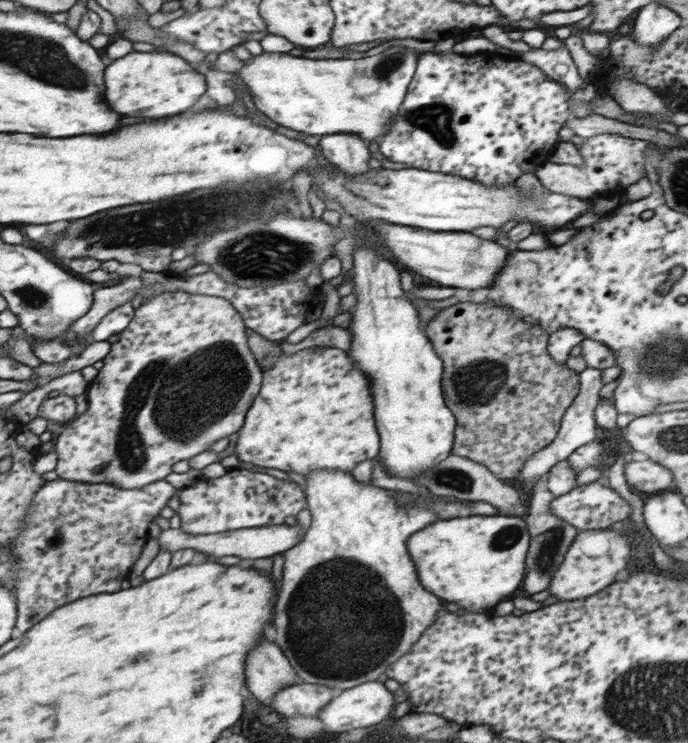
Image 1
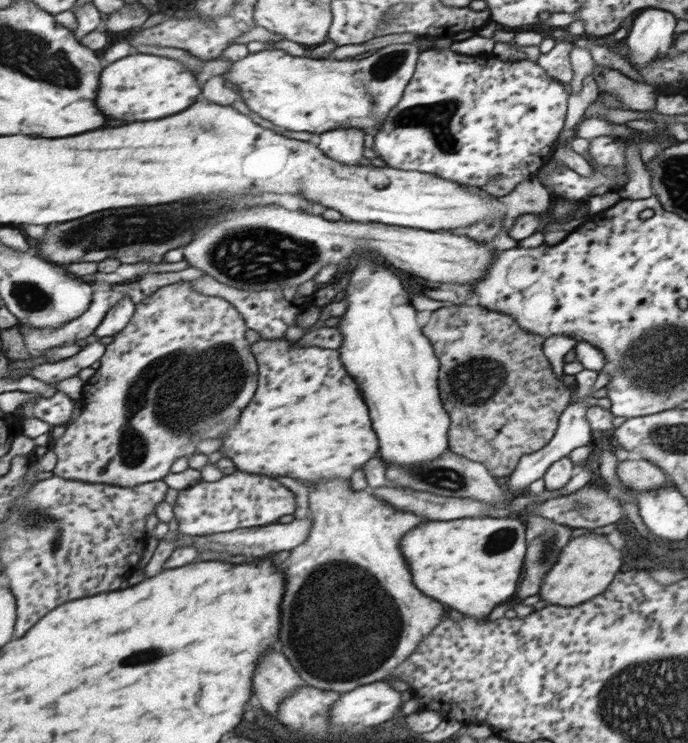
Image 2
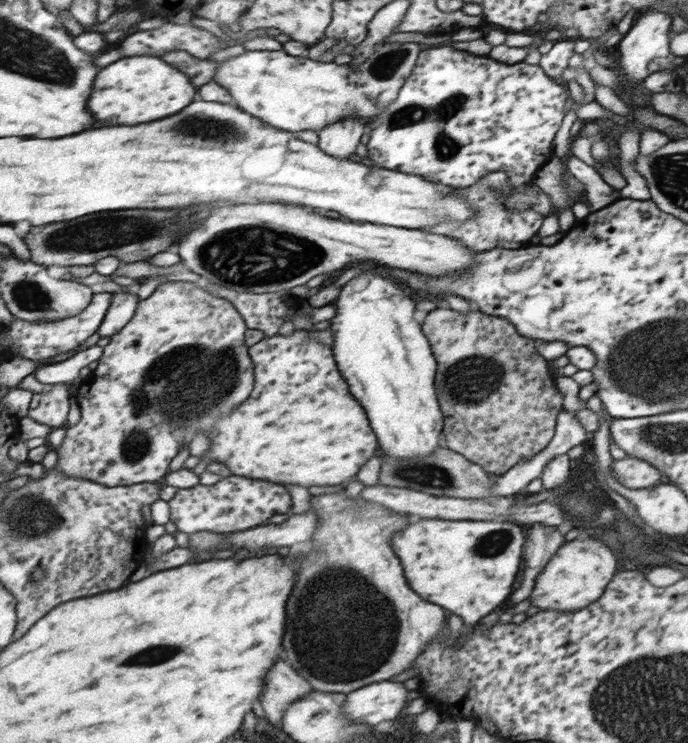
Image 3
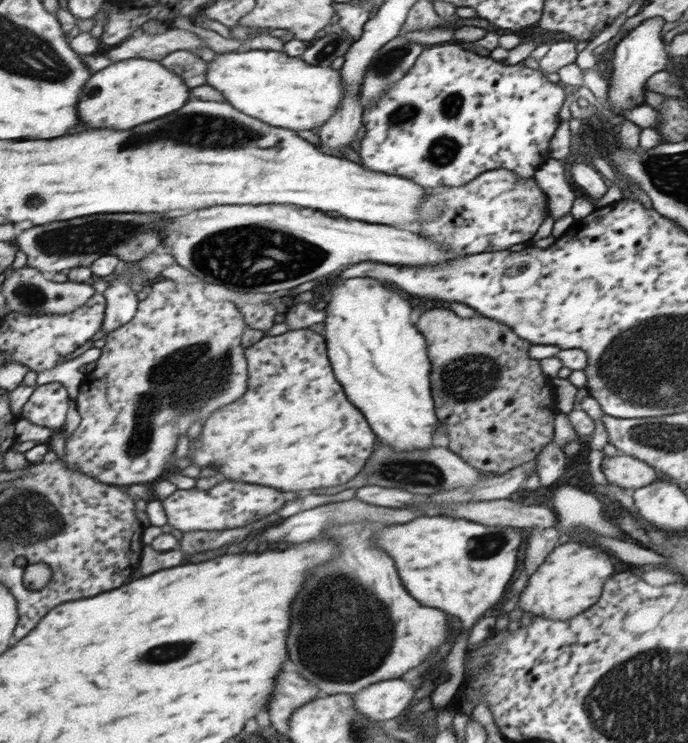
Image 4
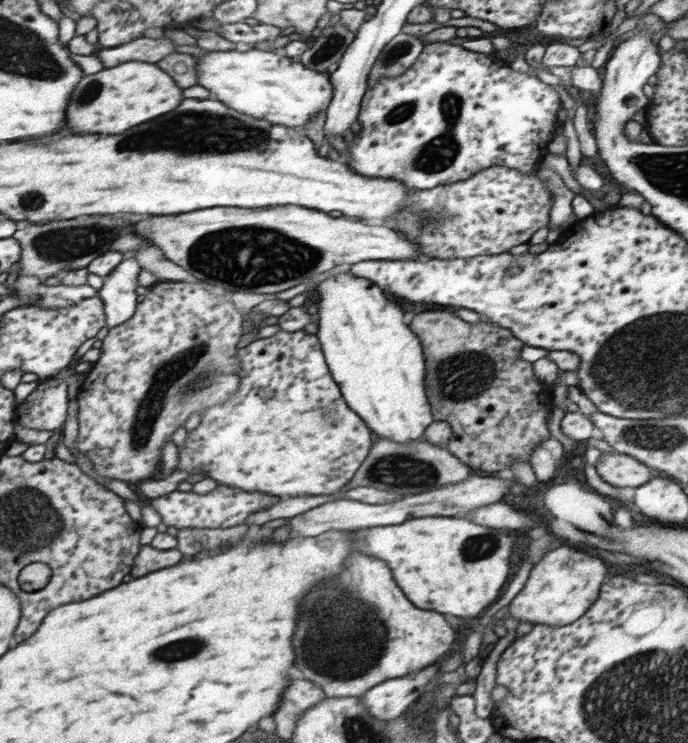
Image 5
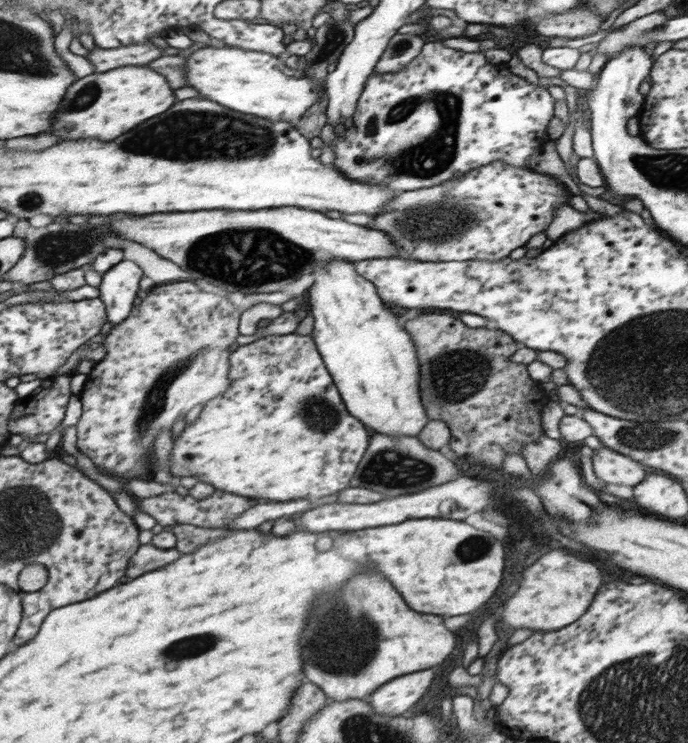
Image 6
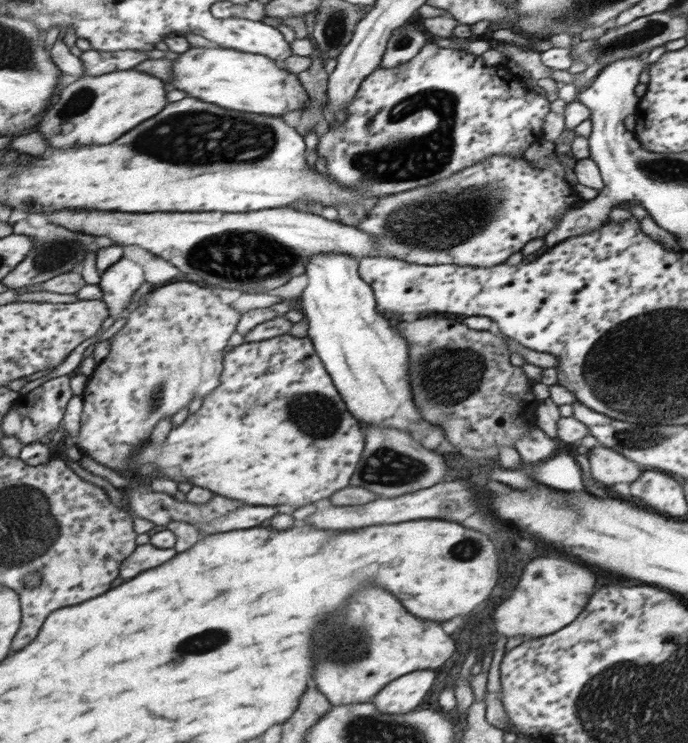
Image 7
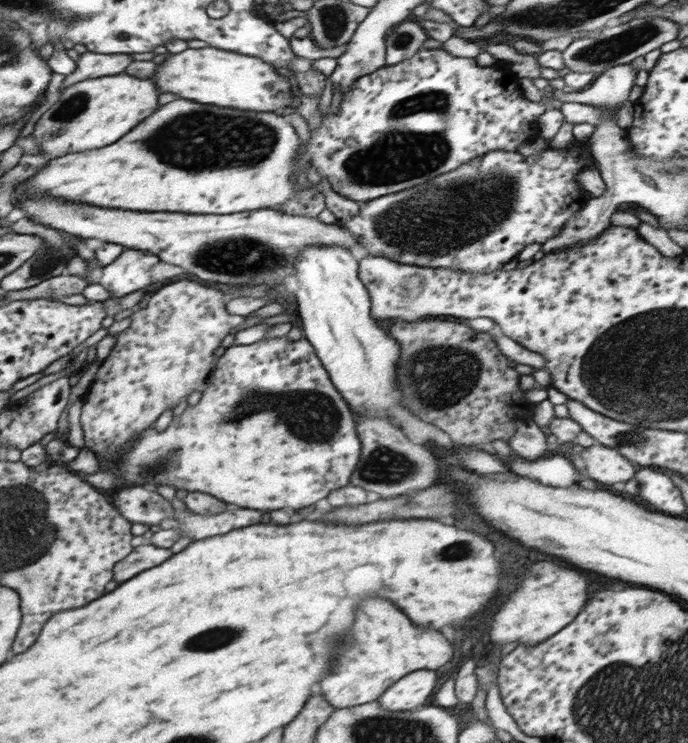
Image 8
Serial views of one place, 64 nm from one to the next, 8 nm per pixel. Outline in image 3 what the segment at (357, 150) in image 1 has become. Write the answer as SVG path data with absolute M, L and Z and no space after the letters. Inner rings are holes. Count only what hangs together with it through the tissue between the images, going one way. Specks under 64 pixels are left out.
M349 116L344 121L325 126L317 132L319 136L317 145L326 154L334 155L336 158L355 160L356 146L362 138L365 123L361 118Z

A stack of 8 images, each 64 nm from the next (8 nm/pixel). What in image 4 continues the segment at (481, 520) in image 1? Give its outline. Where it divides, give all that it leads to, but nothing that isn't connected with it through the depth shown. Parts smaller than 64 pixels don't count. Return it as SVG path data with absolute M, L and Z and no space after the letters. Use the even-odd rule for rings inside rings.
M424 514L404 524L380 528L376 538L381 550L385 550L386 554L394 554L400 577L406 589L410 586L410 594L414 594L418 602L426 602L426 606L438 606L461 621L461 631L442 662L442 672L447 671L450 678L431 694L434 708L443 710L456 696L466 678L465 654L472 624L480 618L480 614L498 604L508 590L516 570L516 556L520 556L518 546L522 544L522 536L518 528L486 526L463 518Z

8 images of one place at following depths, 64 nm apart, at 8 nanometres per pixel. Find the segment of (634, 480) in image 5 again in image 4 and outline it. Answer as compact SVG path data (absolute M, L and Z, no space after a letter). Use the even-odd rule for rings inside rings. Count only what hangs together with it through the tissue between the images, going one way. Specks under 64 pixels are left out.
M624 454L605 456L602 459L601 467L609 484L629 491L648 486L662 477L649 464Z

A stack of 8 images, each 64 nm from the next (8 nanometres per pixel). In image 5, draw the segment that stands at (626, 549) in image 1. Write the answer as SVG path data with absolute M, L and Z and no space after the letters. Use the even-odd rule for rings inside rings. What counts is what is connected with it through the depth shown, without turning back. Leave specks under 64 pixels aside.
M560 546L552 552L547 552L531 569L529 577L524 587L515 598L509 603L508 608L510 616L519 620L519 622L531 622L534 624L547 624L548 626L564 626L577 621L588 608L590 604L596 603L596 598L600 596L600 588L604 585L608 568L604 566L602 560L590 560L594 556L588 556L584 552L578 552L568 546Z

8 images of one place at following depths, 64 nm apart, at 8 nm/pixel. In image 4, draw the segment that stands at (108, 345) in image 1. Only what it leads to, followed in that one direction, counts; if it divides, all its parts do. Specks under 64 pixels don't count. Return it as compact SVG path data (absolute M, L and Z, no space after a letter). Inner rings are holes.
M92 347L84 354L66 361L60 366L54 367L52 370L45 370L38 374L38 384L47 385L59 382L69 387L70 398L77 399L81 394L86 373L80 372L82 366L97 362L102 358L103 348Z

